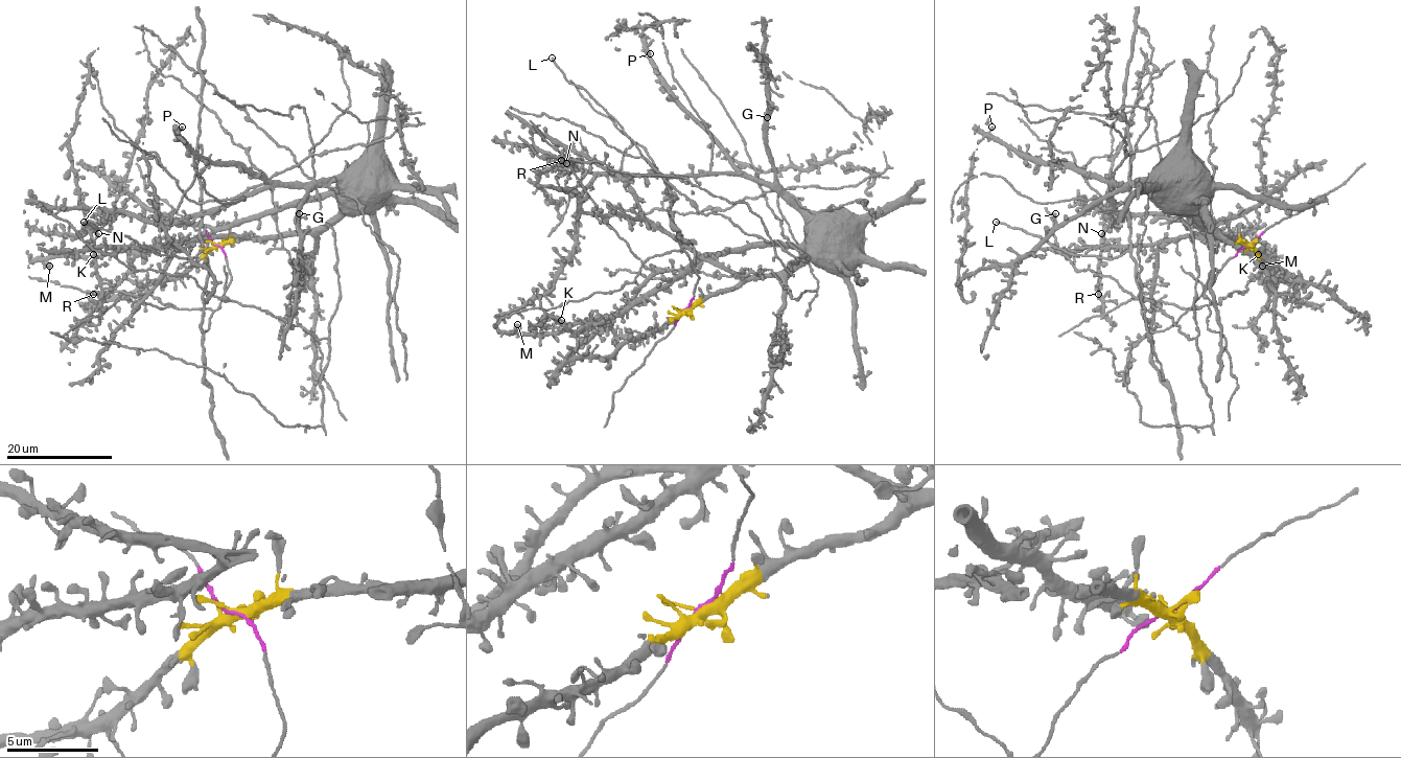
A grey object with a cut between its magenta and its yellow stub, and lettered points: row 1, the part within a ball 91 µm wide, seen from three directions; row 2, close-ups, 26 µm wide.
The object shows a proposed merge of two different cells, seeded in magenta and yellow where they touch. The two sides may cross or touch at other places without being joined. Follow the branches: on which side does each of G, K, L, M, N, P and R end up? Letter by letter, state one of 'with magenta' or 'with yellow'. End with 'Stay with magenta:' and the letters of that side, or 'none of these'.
G: with yellow
K: with yellow
L: with magenta
M: with yellow
N: with magenta
P: with yellow
R: with magenta
Stay with magenta: L, N, R

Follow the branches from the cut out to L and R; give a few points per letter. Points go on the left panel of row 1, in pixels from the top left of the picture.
L: (216, 245), (224, 251), (230, 283), (204, 331), (208, 259), (202, 251), (192, 258), (159, 255), (84, 221)
R: (216, 245), (223, 249), (230, 283), (214, 311), (158, 308), (119, 299), (103, 313), (102, 298), (93, 294)

